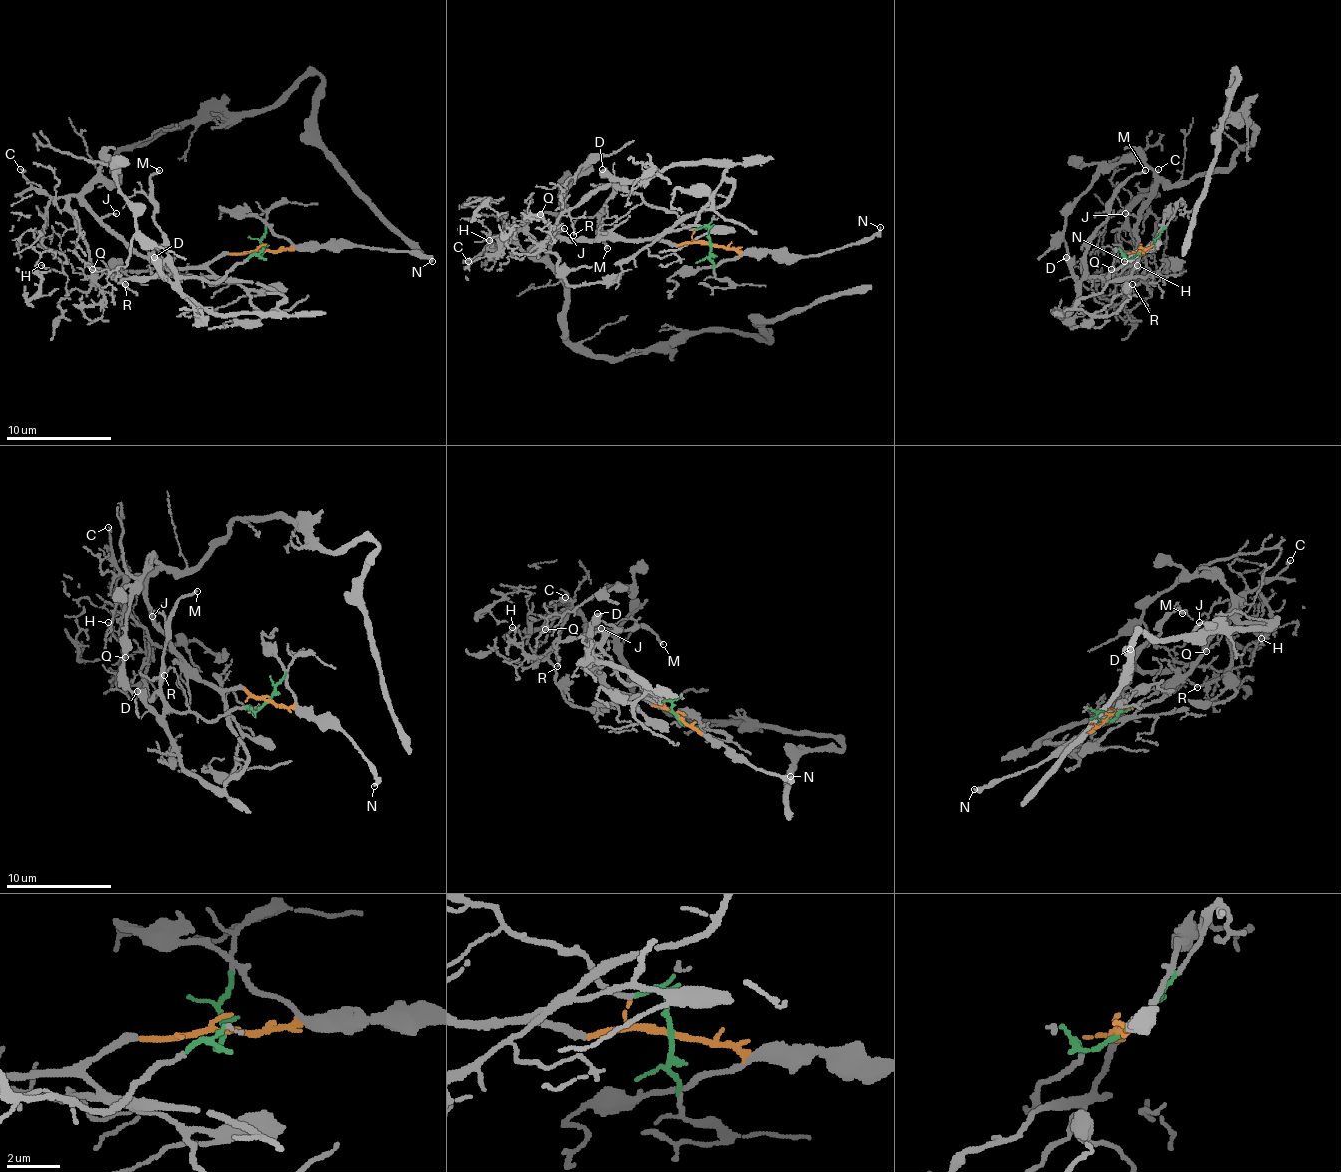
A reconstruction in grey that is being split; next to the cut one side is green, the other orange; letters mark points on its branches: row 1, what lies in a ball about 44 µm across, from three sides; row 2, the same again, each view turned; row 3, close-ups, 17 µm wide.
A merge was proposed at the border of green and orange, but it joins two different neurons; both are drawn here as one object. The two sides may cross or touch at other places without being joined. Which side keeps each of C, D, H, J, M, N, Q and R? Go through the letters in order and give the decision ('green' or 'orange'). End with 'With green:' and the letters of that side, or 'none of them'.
C: orange
D: green
H: orange
J: orange
M: green
N: orange
Q: orange
R: green
With green: D, M, R

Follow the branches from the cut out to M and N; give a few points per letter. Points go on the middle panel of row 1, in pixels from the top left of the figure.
M: (709, 245), (704, 226), (691, 229), (662, 208), (625, 190), (615, 190), (601, 211), (599, 234), (607, 247)
N: (709, 245), (820, 255), (865, 242), (881, 226)

